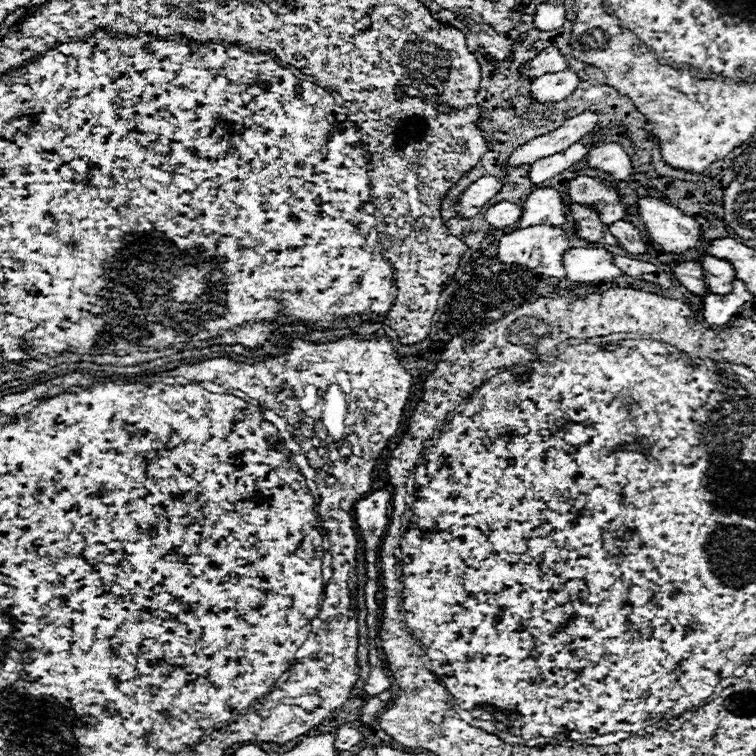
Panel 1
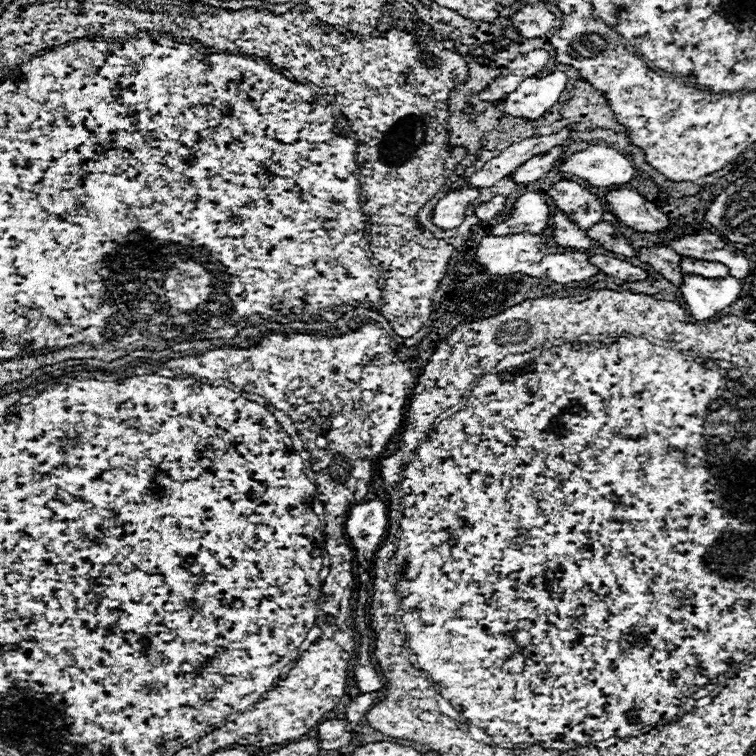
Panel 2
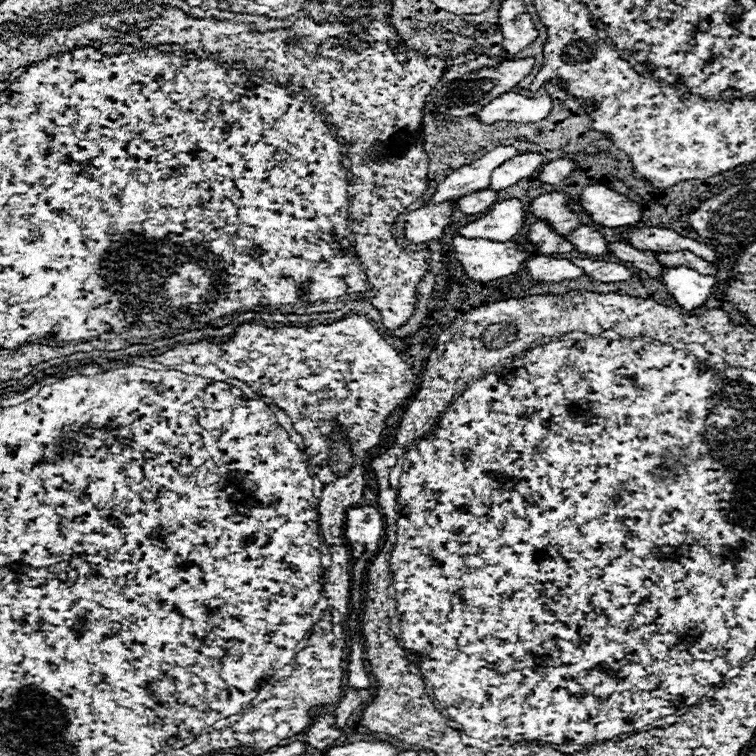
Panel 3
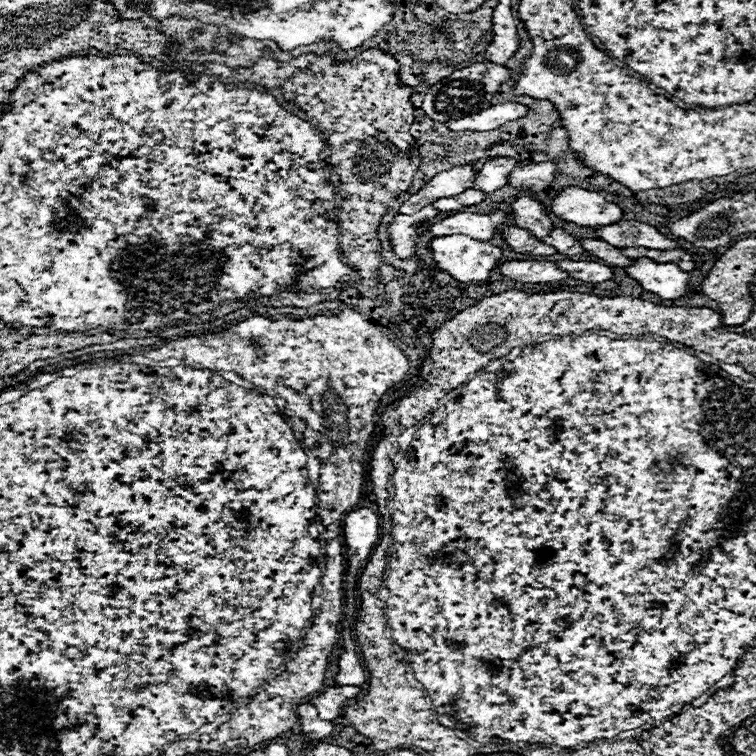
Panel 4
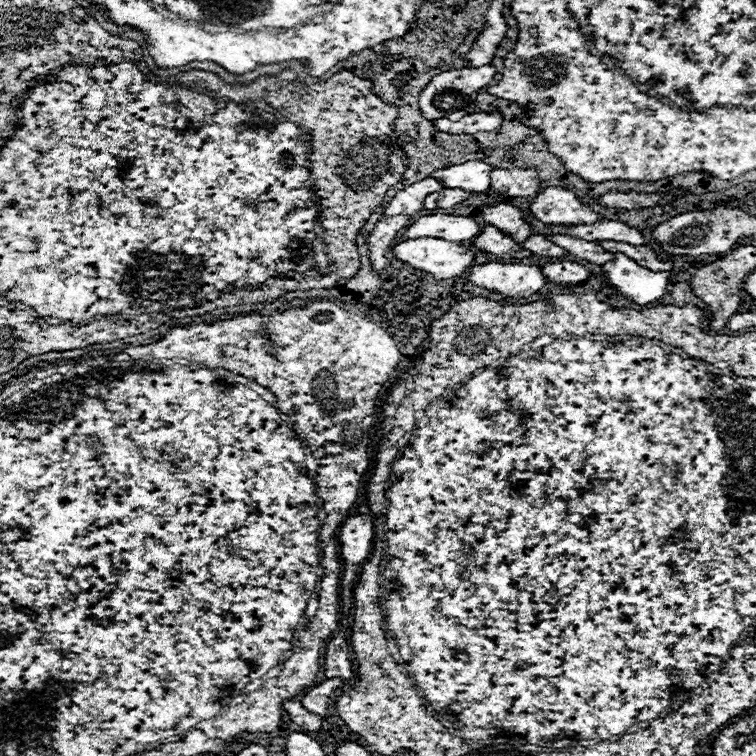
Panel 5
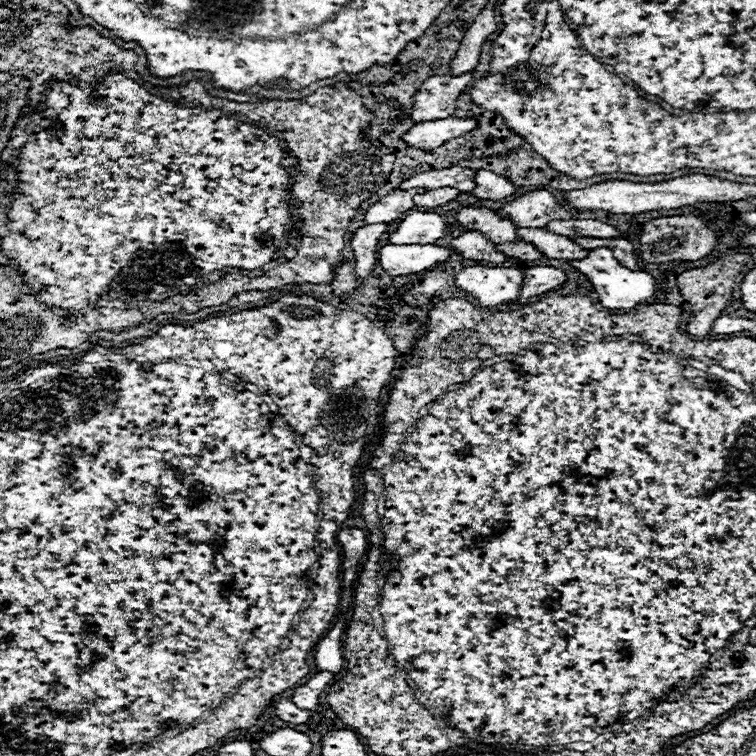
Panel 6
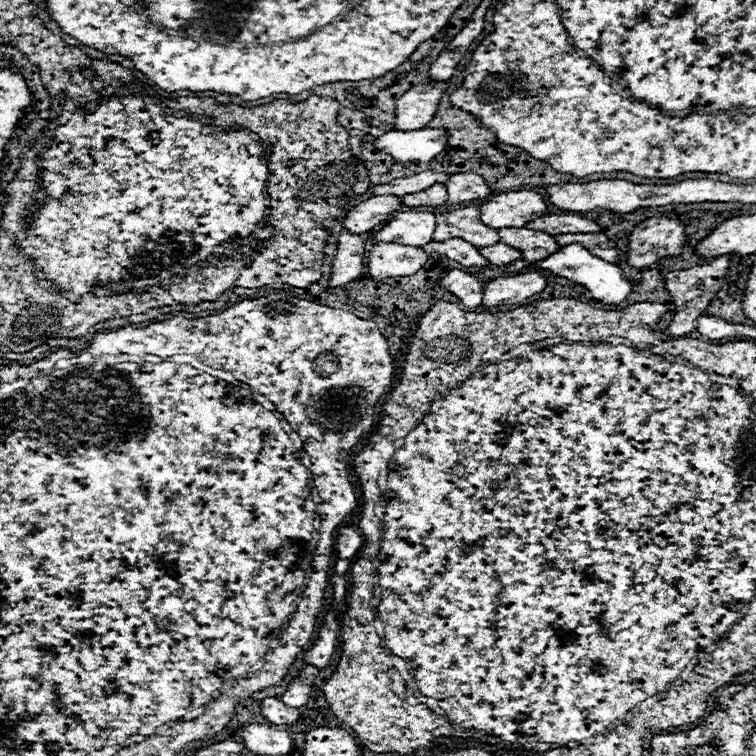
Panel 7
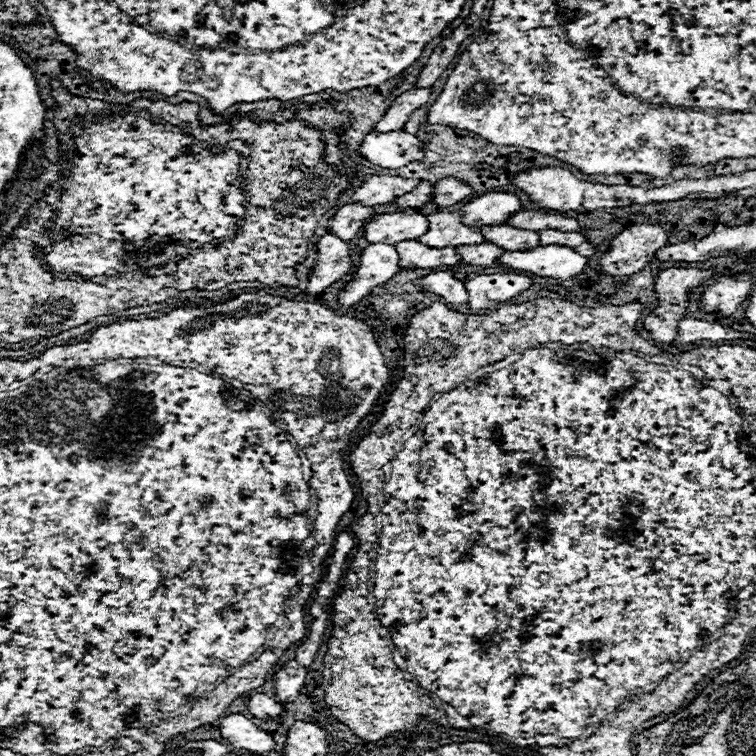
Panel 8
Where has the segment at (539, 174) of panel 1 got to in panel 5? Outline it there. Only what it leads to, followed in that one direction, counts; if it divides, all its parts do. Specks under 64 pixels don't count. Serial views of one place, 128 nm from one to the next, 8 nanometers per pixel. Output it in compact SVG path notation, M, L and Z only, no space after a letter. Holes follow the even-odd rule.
M470 160L456 164L444 170L436 170L432 176L442 180L446 188L468 188L468 192L486 192L490 190L490 172L494 166L482 160Z

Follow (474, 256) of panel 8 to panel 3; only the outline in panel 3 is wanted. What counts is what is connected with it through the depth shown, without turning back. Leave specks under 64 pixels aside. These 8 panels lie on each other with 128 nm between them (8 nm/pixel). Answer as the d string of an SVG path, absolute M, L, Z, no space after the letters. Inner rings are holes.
M582 226L580 230L568 234L566 240L570 240L576 246L576 250L584 252L584 254L594 254L594 256L608 256L610 254L606 238L590 226Z

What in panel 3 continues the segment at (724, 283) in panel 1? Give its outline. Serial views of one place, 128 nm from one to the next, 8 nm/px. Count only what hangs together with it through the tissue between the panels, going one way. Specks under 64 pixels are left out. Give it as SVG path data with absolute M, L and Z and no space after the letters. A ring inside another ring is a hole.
M672 252L672 254L658 254L658 260L664 264L664 266L670 266L670 268L676 268L676 266L686 266L686 268L692 268L696 270L698 274L704 274L704 276L714 276L718 270L714 264L710 262L704 262L700 256L692 254L692 252Z

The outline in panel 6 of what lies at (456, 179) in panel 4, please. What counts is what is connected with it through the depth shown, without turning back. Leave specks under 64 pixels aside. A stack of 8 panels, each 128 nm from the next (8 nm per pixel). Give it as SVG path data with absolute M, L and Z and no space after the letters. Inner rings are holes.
M412 188L412 190L394 190L392 194L388 194L386 198L382 198L380 202L372 204L366 214L364 220L366 224L380 224L380 222L396 222L400 218L404 218L404 214L414 208L414 196L424 192L424 188Z

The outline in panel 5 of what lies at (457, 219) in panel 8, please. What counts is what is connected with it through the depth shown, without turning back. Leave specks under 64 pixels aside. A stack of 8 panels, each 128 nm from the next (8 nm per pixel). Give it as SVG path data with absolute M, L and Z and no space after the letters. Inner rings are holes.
M496 204L492 208L480 210L478 216L492 224L502 228L502 232L510 234L518 244L522 244L524 240L528 240L534 234L534 226L526 220L524 210L518 206L510 206L510 204Z

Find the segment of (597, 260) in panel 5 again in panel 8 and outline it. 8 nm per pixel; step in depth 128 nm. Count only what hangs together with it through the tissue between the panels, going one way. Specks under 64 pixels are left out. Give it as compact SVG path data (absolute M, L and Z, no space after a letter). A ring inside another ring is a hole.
M508 224L502 226L486 226L480 228L482 236L486 242L496 244L504 250L528 250L528 248L536 248L540 246L540 236L538 232L532 230L520 230L520 228L512 228Z

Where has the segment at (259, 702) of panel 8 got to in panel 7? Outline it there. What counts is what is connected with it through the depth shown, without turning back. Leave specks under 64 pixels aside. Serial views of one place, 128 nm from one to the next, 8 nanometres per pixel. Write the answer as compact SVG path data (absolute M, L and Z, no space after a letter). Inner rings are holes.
M278 698L262 700L262 716L274 724L294 724L300 718L298 708L288 708Z

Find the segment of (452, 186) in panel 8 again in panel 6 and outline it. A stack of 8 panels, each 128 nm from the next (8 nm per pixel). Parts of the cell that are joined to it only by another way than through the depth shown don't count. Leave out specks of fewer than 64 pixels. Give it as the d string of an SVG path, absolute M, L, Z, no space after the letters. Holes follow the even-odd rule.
M478 170L476 172L476 188L472 190L472 196L476 198L488 198L488 200L502 200L508 196L514 196L516 186L490 170Z

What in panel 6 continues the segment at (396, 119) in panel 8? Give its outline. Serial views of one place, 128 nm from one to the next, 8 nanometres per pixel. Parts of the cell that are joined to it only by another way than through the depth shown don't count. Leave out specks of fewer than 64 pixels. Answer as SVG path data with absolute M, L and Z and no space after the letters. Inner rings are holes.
M472 72L452 76L452 74L440 74L430 76L420 90L414 96L414 108L412 108L412 120L424 122L424 120L438 120L444 116L454 116L456 112L456 100L464 92L464 88L474 80Z

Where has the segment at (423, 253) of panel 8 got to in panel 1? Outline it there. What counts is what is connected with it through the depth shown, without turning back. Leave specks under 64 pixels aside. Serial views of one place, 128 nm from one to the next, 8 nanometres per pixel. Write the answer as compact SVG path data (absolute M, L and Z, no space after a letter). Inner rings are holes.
M570 204L570 216L576 222L576 236L588 242L596 242L600 246L618 244L618 238L610 232L608 224L602 224L598 210L586 204Z

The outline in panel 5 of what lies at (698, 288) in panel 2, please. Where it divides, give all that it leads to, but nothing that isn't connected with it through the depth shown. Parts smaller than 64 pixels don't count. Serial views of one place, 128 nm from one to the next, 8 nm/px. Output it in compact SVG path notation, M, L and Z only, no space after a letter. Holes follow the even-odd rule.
M616 254L614 262L602 264L602 270L608 284L618 288L618 292L636 304L650 304L662 298L670 282L670 272L652 272L624 254Z

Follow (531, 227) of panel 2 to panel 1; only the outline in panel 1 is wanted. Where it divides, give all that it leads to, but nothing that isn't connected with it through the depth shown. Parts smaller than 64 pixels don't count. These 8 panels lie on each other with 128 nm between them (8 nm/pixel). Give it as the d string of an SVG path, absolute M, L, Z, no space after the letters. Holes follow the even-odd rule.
M544 186L536 188L524 202L524 212L516 228L528 228L536 224L562 226L568 222L566 198L560 190Z

